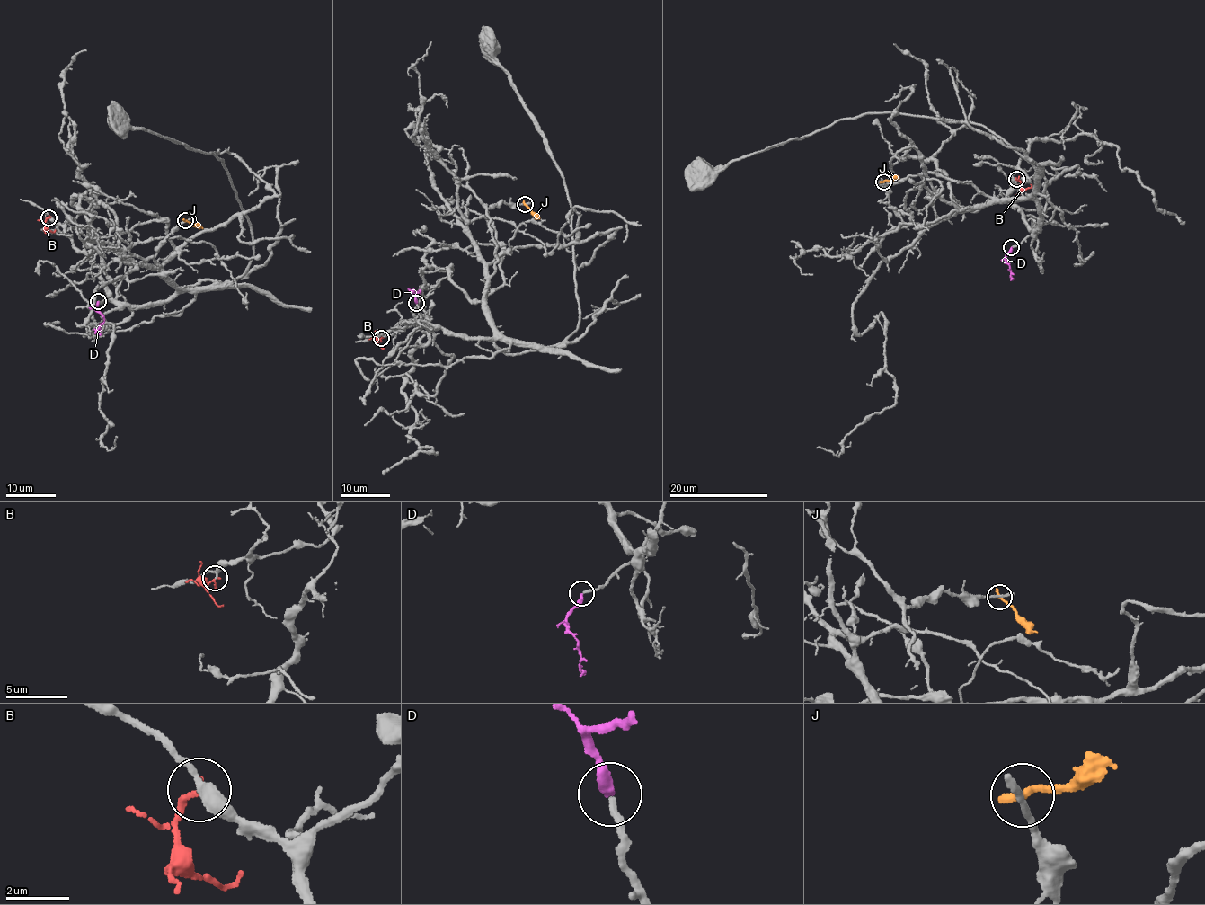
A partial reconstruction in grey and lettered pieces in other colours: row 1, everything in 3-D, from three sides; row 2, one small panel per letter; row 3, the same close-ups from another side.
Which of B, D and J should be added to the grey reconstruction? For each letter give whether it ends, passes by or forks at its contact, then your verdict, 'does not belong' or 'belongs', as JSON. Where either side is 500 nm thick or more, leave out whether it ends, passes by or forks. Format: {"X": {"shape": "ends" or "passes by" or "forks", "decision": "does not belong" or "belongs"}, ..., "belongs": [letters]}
{"B": {"shape": "ends", "decision": "does not belong"}, "D": {"shape": "ends", "decision": "belongs"}, "J": {"shape": "ends", "decision": "does not belong"}, "belongs": ["D"]}

